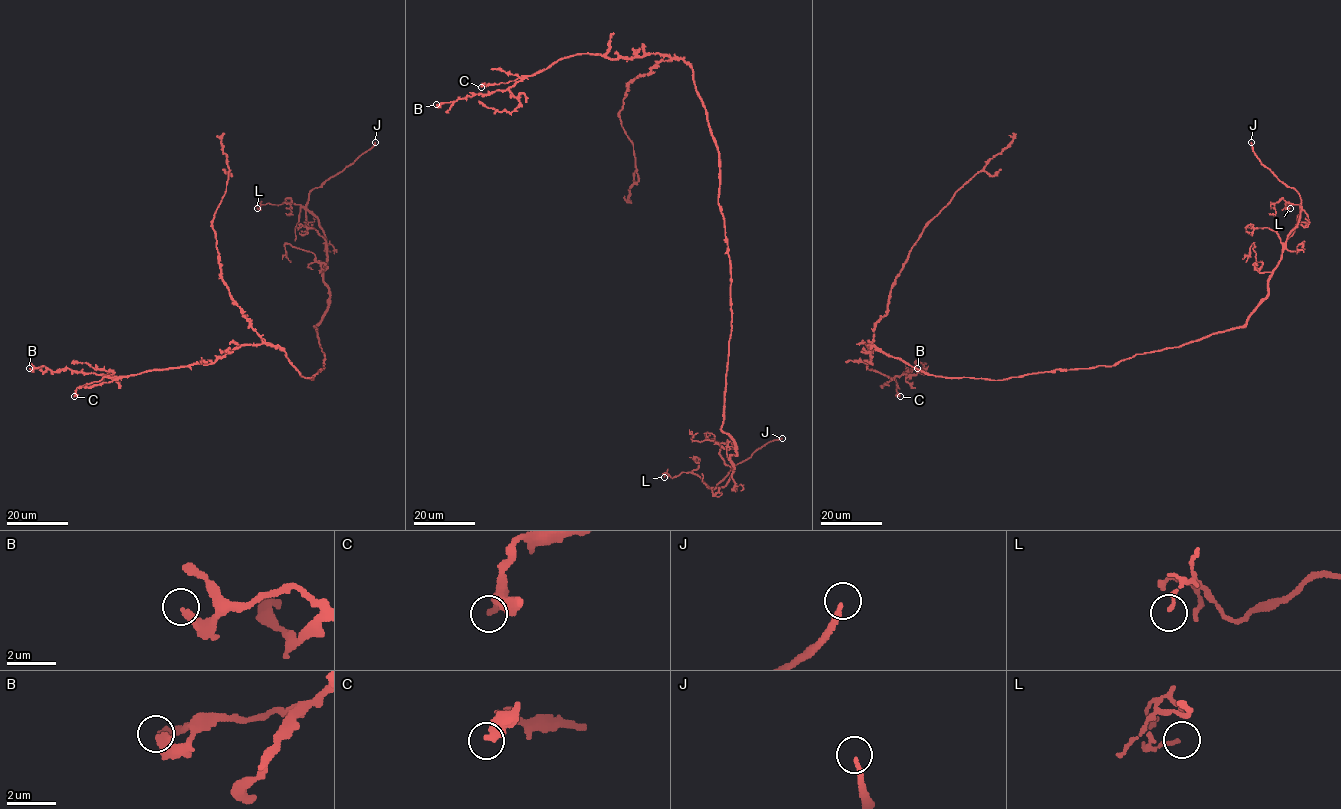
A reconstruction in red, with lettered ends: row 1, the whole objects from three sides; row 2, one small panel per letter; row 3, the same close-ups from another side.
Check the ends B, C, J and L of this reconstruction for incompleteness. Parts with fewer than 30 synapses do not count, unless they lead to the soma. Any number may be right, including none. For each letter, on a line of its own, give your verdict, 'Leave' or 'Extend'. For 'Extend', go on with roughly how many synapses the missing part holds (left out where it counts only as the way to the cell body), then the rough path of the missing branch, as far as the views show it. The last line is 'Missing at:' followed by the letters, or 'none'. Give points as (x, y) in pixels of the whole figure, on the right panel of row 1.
B: Leave
C: Leave
J: Extend. Course of what is missing: (1251, 142), (1246, 126), (1248, 117)
L: Leave
Missing at: J

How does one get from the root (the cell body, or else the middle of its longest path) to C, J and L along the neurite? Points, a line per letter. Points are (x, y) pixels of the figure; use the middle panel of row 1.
C: (724, 225), (718, 202), (718, 147), (693, 70), (681, 59), (576, 54), (530, 75), (481, 87)
J: (724, 225), (731, 333), (721, 430), (736, 455), (730, 480), (714, 488), (735, 465), (782, 438)
L: (724, 225), (731, 333), (721, 430), (734, 444), (734, 471), (724, 486), (714, 488), (690, 472), (664, 477)

